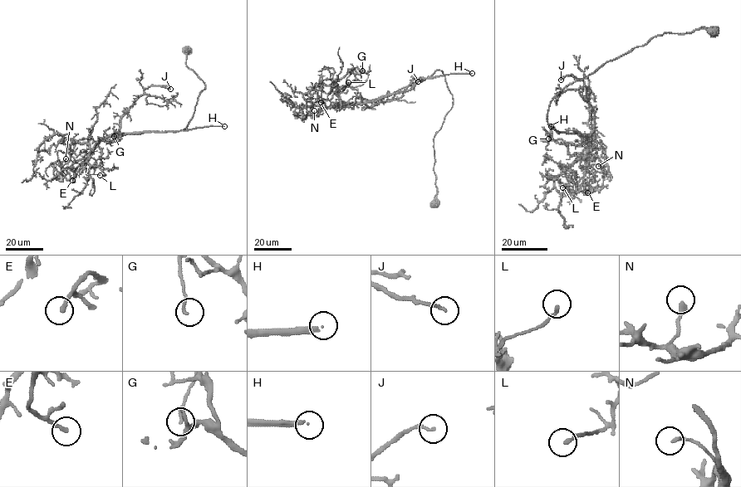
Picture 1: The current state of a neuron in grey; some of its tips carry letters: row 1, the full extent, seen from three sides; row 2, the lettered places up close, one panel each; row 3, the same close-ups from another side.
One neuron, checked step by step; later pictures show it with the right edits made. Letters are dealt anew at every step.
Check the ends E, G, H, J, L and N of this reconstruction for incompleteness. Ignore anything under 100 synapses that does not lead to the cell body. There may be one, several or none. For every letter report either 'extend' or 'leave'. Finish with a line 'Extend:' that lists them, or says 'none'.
E: leave
G: leave
H: extend
J: leave
L: leave
N: leave
Extend: H

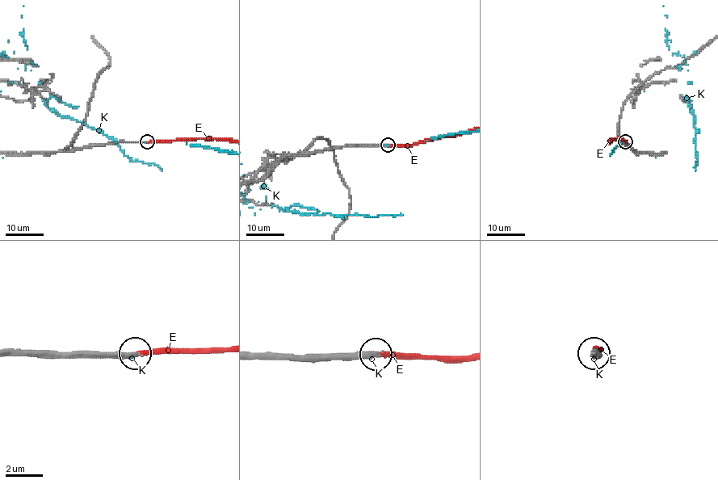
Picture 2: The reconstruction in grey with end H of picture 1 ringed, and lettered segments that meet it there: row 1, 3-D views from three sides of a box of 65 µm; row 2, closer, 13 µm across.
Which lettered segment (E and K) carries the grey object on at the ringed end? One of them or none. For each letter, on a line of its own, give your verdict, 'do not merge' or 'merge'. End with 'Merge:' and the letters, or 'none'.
E: merge
K: do not merge
Merge: E

